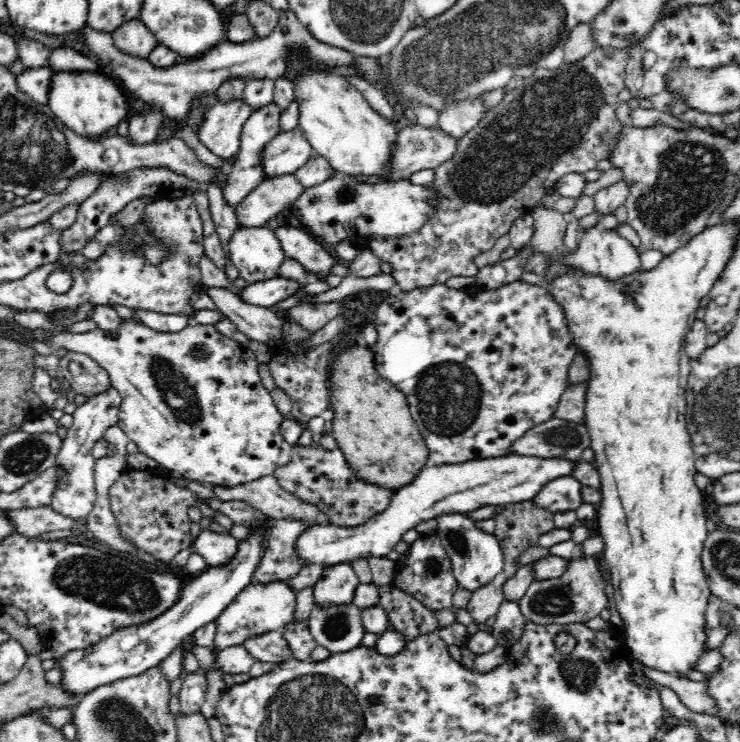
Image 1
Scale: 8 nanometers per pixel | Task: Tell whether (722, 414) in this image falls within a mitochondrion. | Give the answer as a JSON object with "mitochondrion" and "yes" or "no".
{"mitochondrion":"yes"}

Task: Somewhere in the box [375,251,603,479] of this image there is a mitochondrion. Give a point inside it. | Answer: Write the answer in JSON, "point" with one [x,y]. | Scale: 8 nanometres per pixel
{"point":[444,396]}

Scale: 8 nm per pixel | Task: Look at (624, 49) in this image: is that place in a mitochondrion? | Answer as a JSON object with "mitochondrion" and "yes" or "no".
{"mitochondrion":"no"}

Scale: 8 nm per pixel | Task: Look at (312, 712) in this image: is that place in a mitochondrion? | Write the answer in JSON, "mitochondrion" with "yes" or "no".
{"mitochondrion":"yes"}

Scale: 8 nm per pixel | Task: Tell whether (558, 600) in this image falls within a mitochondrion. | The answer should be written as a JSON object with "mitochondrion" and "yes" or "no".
{"mitochondrion":"yes"}

